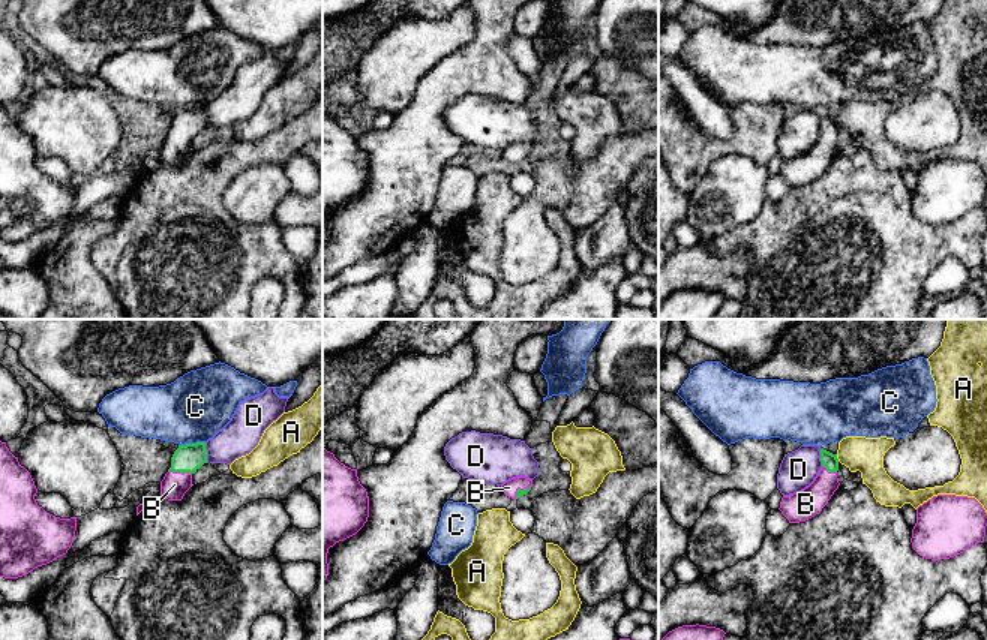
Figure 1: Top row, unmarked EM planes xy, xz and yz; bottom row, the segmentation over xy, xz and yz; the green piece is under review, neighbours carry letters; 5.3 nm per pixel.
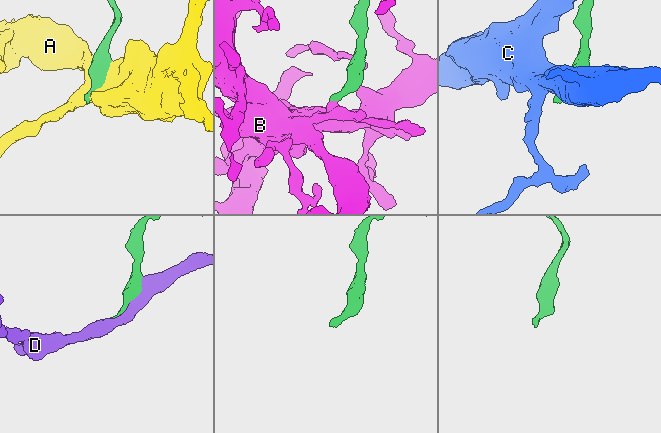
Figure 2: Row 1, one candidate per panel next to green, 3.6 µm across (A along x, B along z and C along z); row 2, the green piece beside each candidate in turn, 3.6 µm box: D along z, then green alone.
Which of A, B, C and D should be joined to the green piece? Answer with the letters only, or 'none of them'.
B

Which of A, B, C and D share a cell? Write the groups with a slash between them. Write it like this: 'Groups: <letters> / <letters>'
Groups: A / B / C / D

